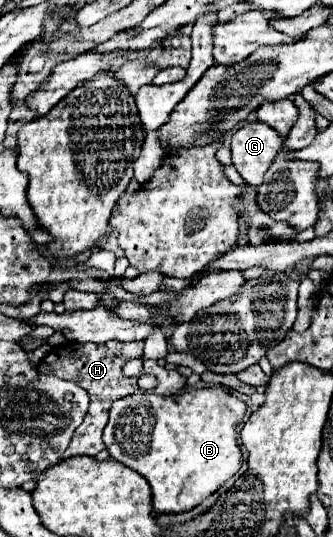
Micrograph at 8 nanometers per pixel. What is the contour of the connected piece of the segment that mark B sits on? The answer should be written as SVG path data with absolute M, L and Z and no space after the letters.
M191 388L173 396L133 394L111 406L103 442L113 460L133 468L149 482L155 512L179 514L193 510L241 468L237 432L245 408L245 402L223 388Z

